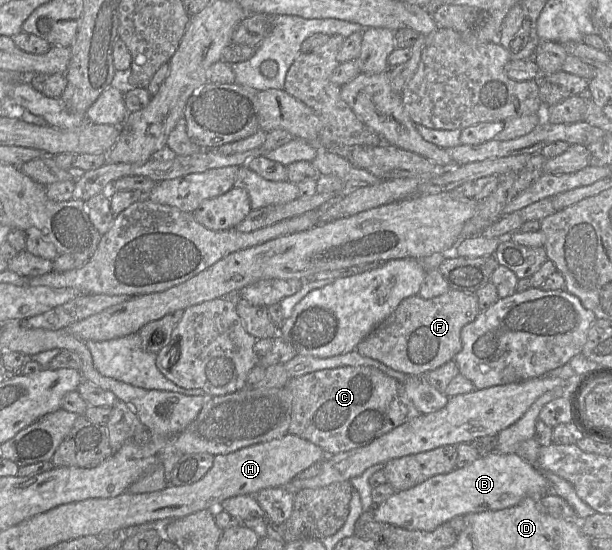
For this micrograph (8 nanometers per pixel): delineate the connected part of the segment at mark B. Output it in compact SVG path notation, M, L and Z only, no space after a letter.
M495 452L480 456L471 464L446 473L435 475L424 482L403 491L396 491L385 502L372 509L373 517L378 522L388 523L408 530L433 531L439 525L456 517L484 511L497 511L519 504L525 497L540 497L550 492L550 484L544 474L535 466L516 453L502 454Z

